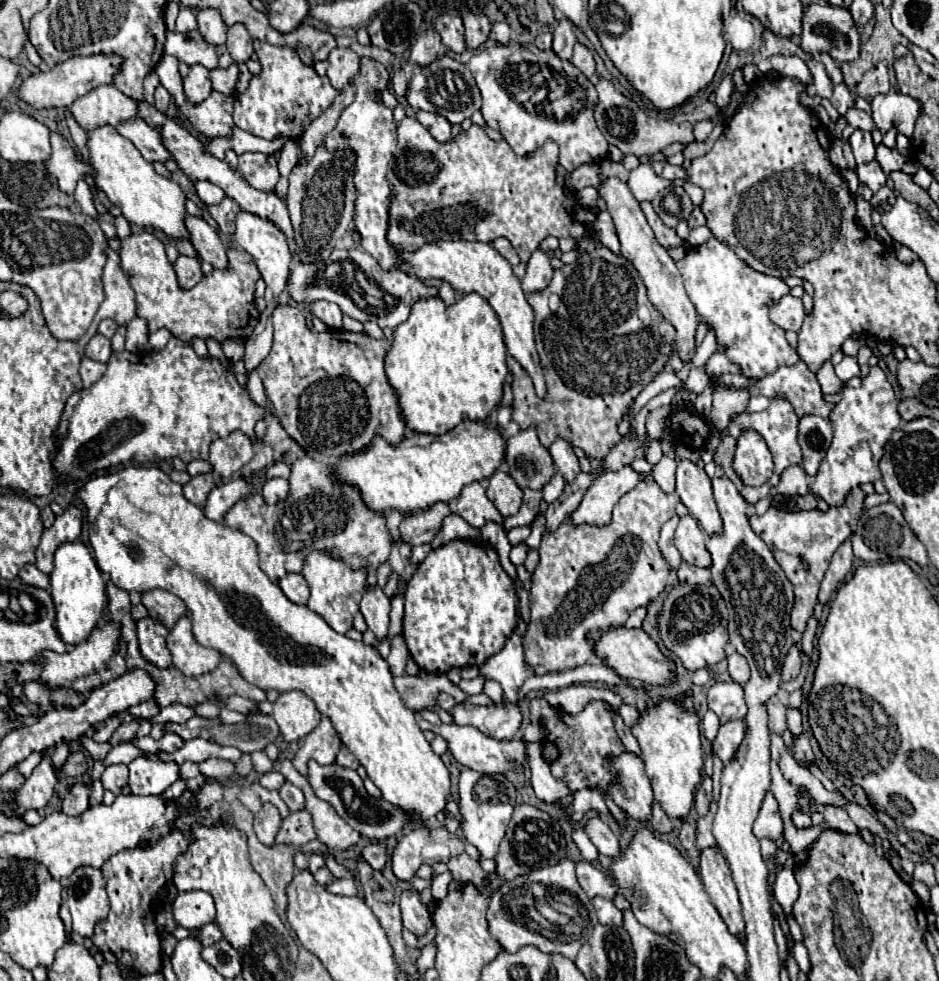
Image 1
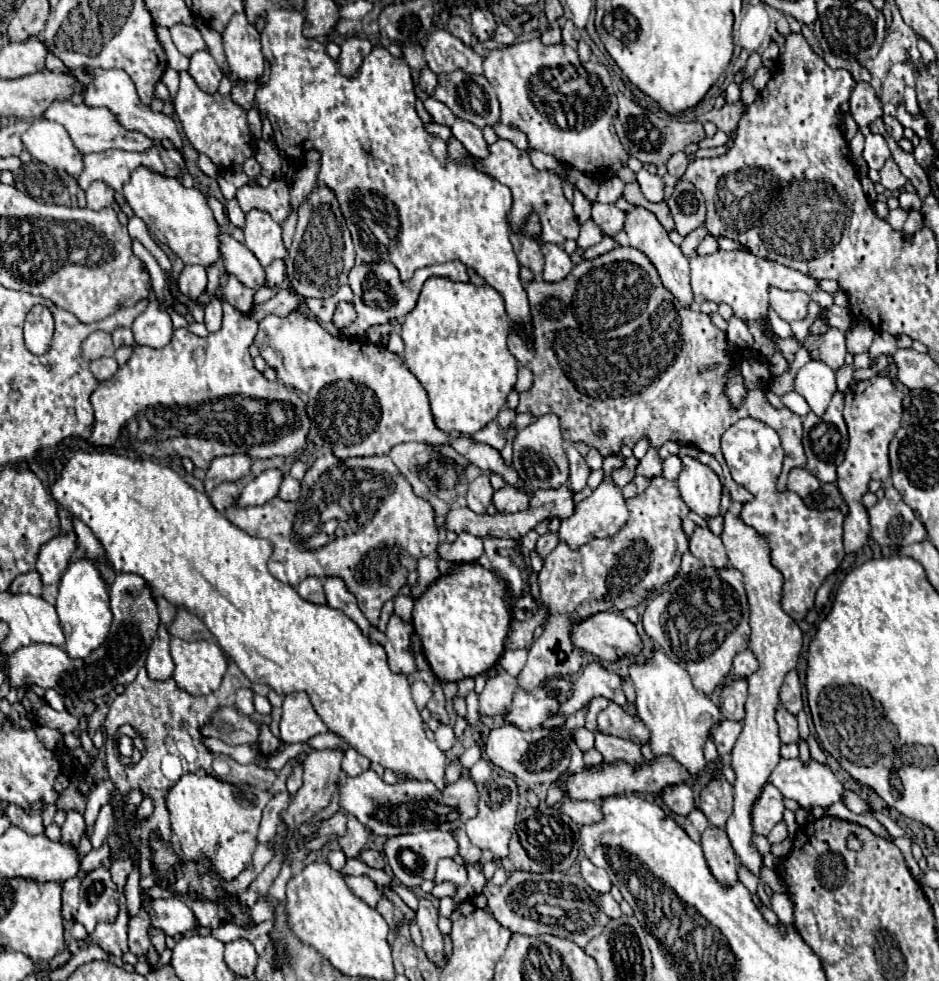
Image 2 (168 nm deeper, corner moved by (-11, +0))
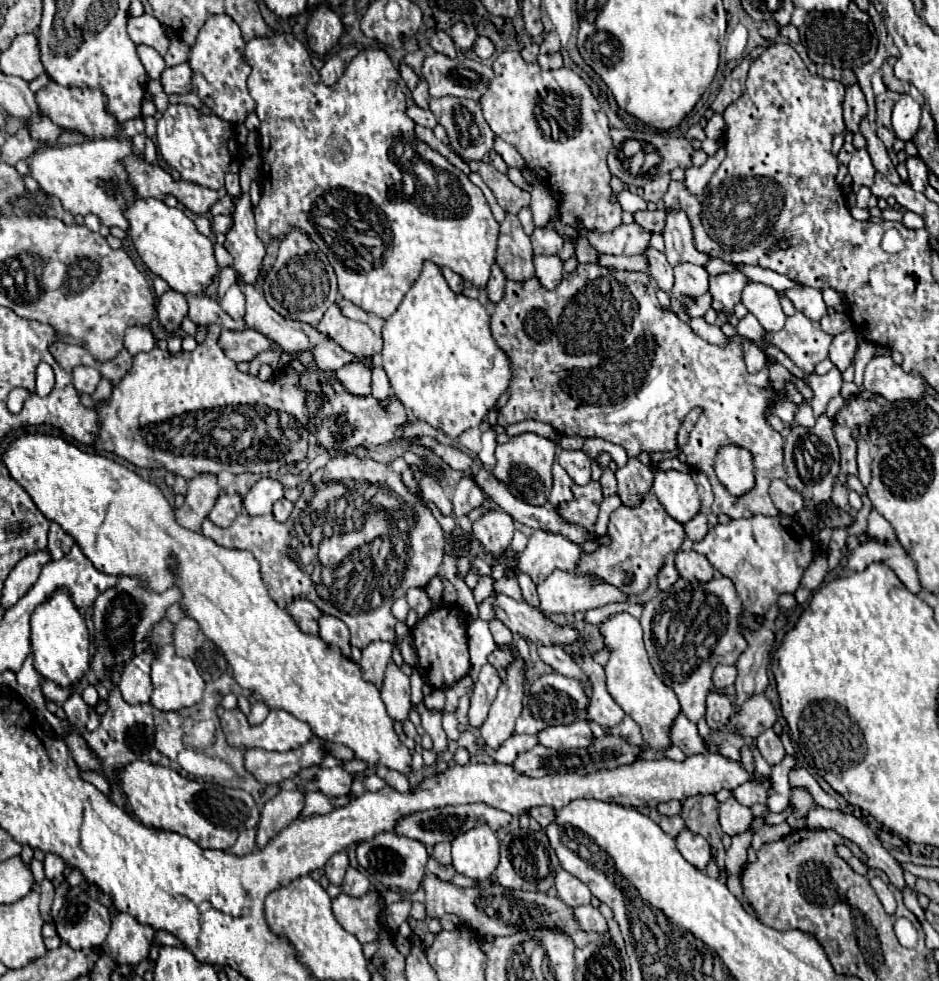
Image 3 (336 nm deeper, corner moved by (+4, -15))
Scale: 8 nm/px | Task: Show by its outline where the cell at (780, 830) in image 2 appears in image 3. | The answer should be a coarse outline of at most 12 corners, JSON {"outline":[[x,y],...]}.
{"outline":[[787,822],[761,826],[753,832],[751,846],[759,850],[763,844],[777,842],[791,832]]}

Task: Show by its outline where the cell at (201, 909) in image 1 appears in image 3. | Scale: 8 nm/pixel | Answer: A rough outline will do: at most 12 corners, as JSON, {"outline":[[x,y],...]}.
{"outline":[[119,912],[107,946],[119,964],[149,958],[155,930]]}

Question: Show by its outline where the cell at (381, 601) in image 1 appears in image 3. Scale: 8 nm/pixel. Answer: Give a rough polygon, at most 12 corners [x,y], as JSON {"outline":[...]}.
{"outline":[[387,664],[381,698],[395,720],[411,710],[409,676]]}

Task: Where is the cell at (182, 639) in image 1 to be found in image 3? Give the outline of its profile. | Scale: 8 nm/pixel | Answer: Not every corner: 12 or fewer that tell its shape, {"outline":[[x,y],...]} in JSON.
{"outline":[[163,646],[151,664],[151,704],[197,704],[205,688],[193,660]]}

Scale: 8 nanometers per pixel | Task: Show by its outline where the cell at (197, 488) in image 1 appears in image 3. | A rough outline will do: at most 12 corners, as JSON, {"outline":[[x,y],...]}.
{"outline":[[221,494],[207,518],[227,528],[241,512],[241,496]]}

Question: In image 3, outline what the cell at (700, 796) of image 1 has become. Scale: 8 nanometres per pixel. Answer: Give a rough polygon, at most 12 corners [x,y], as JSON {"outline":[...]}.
{"outline":[[713,794],[683,802],[685,826],[723,858],[719,802]]}

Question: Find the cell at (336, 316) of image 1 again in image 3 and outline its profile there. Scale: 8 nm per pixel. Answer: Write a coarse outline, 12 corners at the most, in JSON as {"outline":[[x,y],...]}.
{"outline":[[335,304],[315,328],[355,356],[375,358],[383,346],[367,324]]}

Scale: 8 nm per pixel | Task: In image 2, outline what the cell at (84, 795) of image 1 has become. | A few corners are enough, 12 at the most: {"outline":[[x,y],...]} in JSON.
{"outline":[[76,811],[66,815],[62,843],[76,847],[84,833],[84,817]]}

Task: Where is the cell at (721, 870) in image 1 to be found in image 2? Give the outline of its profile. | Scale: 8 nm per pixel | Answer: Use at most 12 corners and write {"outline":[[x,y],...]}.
{"outline":[[708,827],[702,849],[710,871],[734,885],[736,855],[724,829]]}

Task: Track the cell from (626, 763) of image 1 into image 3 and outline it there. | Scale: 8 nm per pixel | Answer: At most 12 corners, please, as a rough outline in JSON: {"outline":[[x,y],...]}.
{"outline":[[587,720],[541,730],[547,748],[587,748],[593,734]]}

